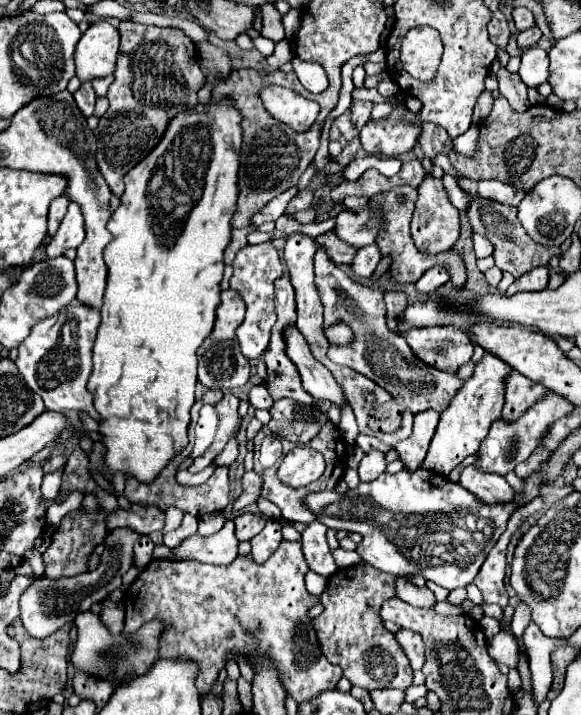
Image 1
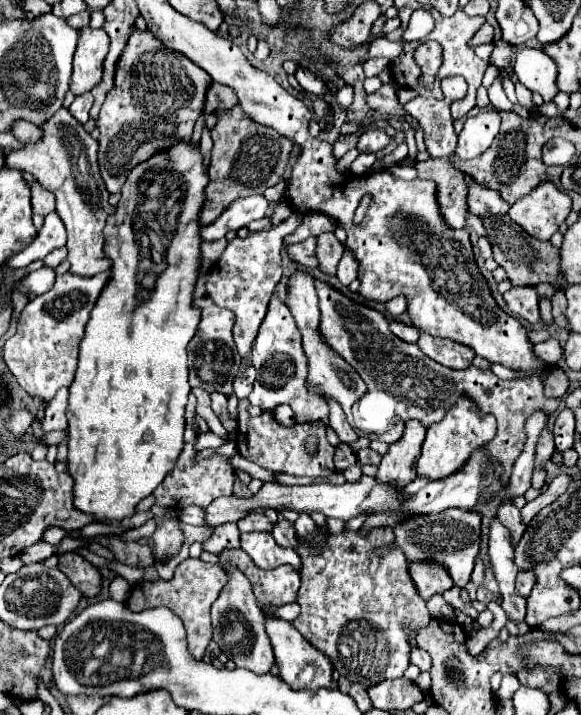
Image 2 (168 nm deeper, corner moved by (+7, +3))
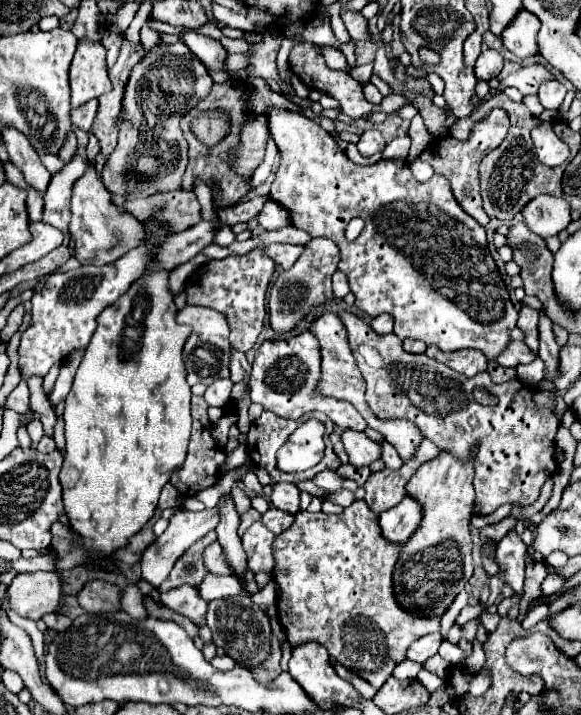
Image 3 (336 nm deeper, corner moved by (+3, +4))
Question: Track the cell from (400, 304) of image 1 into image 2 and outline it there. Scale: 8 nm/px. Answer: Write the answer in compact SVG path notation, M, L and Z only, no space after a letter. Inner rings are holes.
M389 320L389 330L391 330L397 338L401 338L401 340L405 340L405 342L411 342L411 344L415 344L415 342L417 342L417 336L419 336L419 332L417 332L415 326L403 324L403 322L399 322L399 320Z

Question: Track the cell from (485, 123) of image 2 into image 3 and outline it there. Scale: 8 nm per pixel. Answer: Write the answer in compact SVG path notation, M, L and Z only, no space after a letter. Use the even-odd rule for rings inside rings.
M493 109L489 113L487 119L483 119L481 123L477 123L473 127L473 133L467 141L457 141L451 135L443 137L443 139L433 139L425 151L419 155L419 159L429 161L431 167L435 169L435 173L445 175L447 181L451 183L453 195L457 199L457 203L463 207L465 213L469 213L475 221L479 221L483 227L489 223L489 215L485 215L483 207L481 207L481 195L479 195L479 163L481 159L493 151L507 135L509 131L509 115L505 109Z

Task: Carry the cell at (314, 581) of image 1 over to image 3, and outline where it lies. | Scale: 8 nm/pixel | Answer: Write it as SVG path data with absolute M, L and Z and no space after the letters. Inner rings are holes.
M257 521L245 531L243 535L243 549L247 553L249 567L257 571L273 571L273 543L275 535L265 527L261 521Z

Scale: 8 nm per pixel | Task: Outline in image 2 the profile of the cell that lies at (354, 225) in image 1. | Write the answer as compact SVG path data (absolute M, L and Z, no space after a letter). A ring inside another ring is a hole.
M325 232L317 238L317 258L325 274L335 274L339 264L339 240L333 232Z

